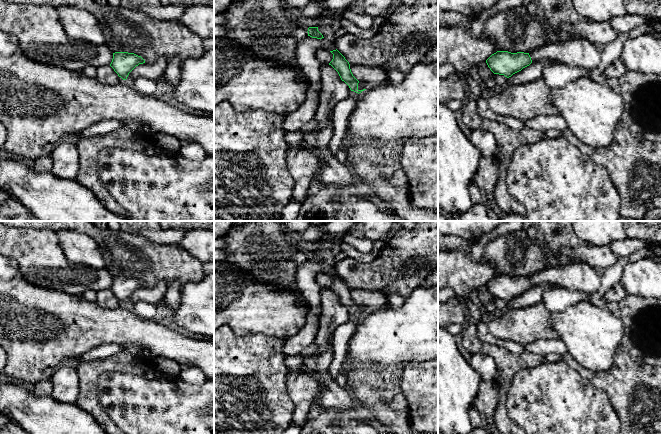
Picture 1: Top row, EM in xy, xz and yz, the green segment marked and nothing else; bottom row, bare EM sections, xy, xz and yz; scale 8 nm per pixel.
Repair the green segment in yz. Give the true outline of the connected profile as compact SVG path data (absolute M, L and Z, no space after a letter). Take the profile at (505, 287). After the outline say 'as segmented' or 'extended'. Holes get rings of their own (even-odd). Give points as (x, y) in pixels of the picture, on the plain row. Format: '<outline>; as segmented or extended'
M497 275L492 278L486 287L494 298L509 302L532 287L529 277Z; as segmented

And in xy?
M115 276L110 290L123 304L126 304L129 297L139 288L145 287L145 284L134 277Z; as segmented

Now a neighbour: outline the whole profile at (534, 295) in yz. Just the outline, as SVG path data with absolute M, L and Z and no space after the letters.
M545 284L543 286L532 286L529 290L523 292L521 295L509 301L508 308L514 309L536 304L542 301L544 292L553 287L553 284Z

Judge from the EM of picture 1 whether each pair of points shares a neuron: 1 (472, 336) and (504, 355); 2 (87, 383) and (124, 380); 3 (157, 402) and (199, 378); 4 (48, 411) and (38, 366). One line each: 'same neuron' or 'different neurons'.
1: same neuron
2: different neurons
3: different neurons
4: different neurons

